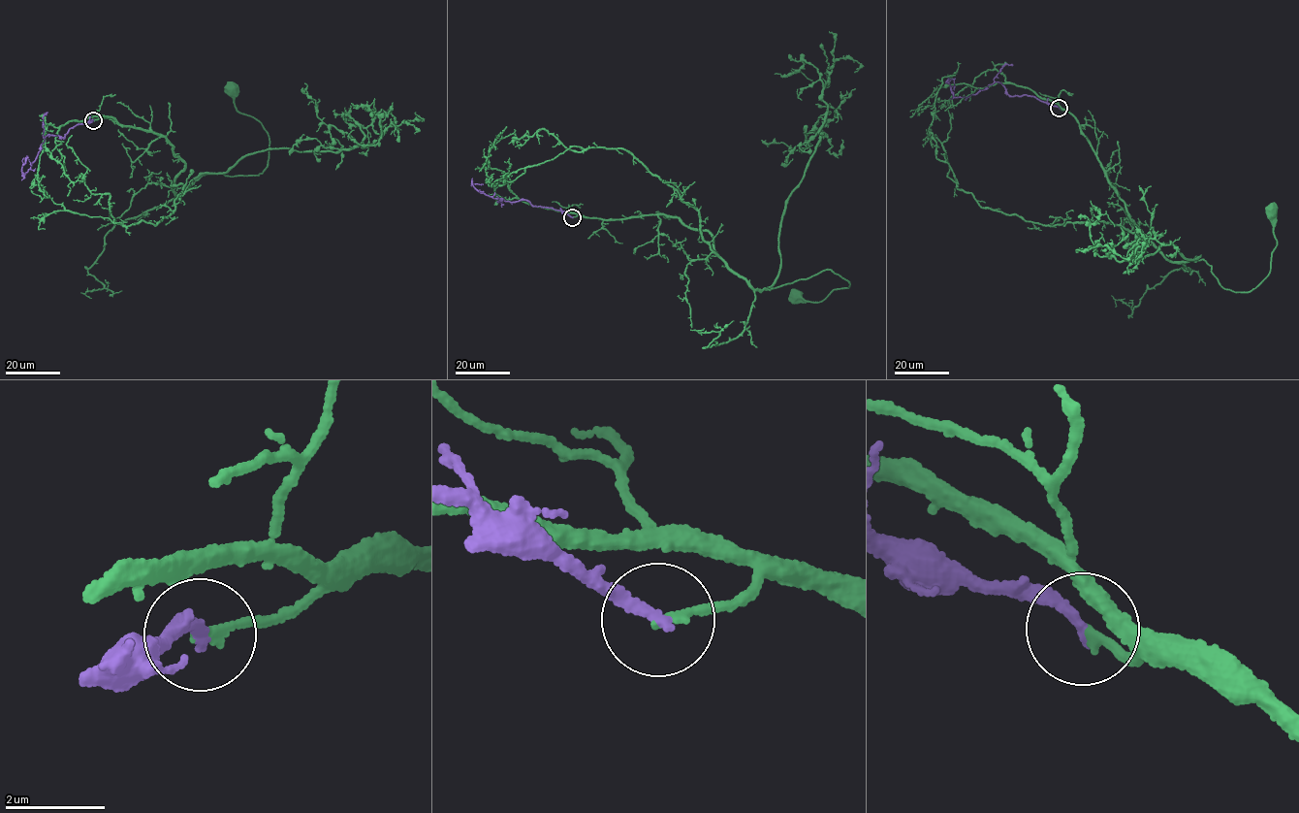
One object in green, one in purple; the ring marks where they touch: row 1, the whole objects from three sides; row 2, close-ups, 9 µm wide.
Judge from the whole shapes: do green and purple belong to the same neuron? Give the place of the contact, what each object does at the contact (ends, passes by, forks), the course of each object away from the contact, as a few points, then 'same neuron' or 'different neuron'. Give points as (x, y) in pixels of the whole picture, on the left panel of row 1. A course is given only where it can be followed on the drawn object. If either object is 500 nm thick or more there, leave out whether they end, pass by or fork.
at (93, 120); green ends there; purple ends there; green runs (92, 120), (160, 134), (184, 163), (178, 199), (203, 175), (267, 167), (269, 135), (231, 90); purple runs (92, 120), (69, 128), (63, 138), (46, 136), (24, 175), (22, 160), (26, 156), (31, 165); different neuron

